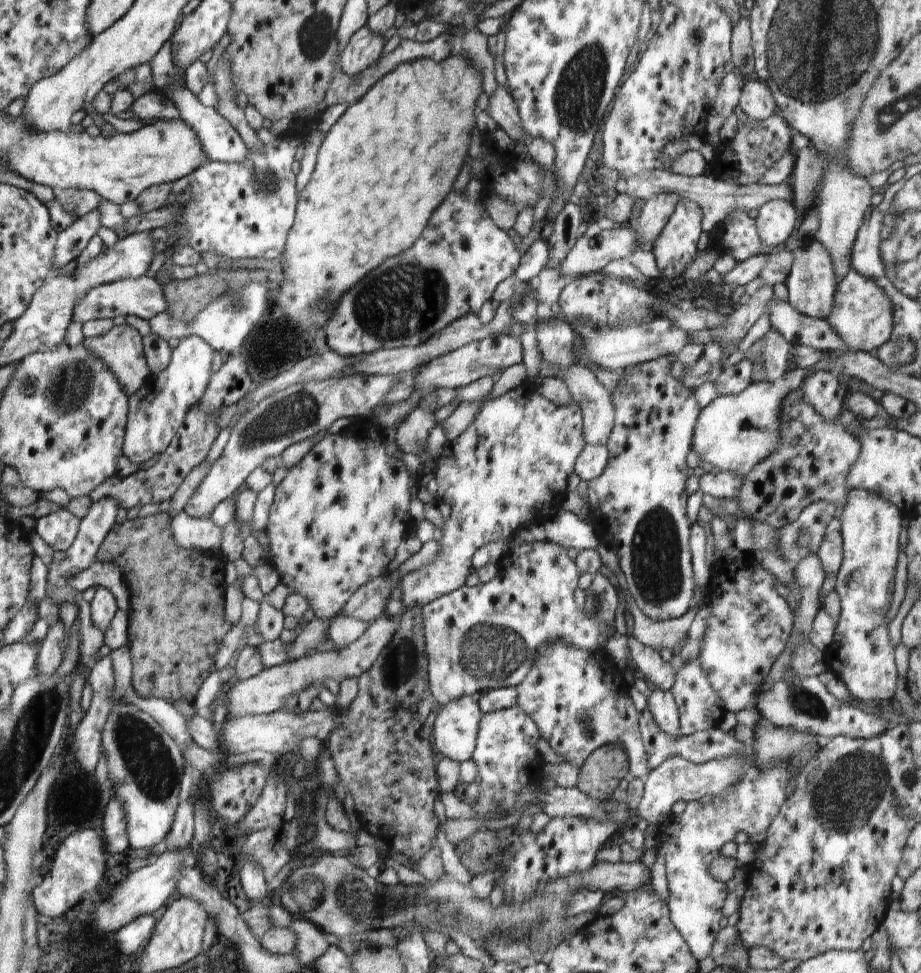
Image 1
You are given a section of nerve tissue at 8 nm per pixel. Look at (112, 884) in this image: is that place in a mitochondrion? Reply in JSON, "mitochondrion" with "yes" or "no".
{"mitochondrion":"no"}

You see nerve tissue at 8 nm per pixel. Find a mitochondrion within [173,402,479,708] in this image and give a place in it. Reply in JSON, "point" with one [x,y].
{"point":[399,666]}

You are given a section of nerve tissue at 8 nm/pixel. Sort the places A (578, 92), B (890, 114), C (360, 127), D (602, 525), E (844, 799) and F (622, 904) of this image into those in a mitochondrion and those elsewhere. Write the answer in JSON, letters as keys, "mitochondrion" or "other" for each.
{"A":"mitochondrion","B":"mitochondrion","C":"other","D":"other","E":"mitochondrion","F":"other"}

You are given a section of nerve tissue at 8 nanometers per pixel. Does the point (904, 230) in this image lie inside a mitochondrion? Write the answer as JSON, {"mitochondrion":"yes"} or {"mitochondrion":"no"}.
{"mitochondrion":"yes"}

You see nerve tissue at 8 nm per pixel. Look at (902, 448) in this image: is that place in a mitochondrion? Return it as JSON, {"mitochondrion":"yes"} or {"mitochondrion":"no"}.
{"mitochondrion":"no"}

